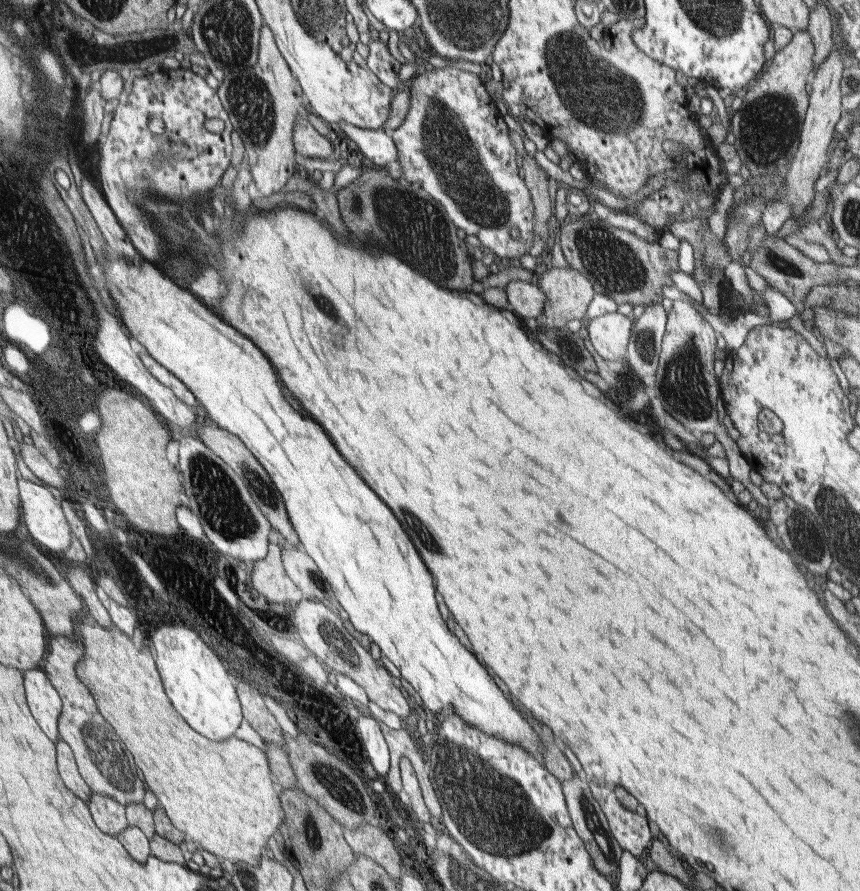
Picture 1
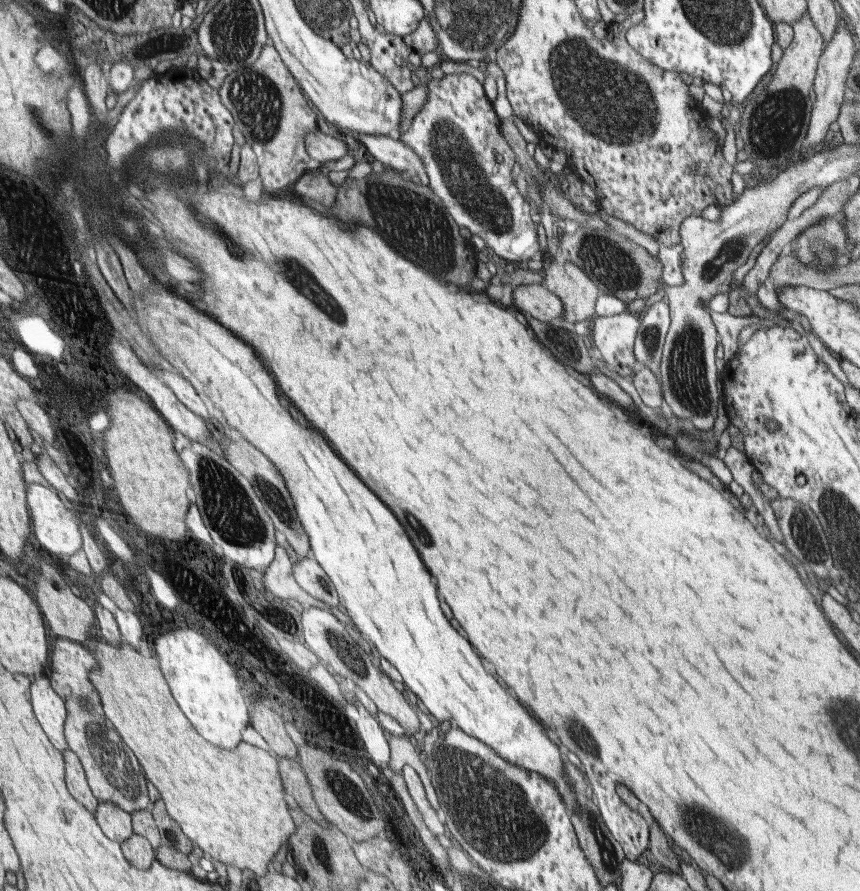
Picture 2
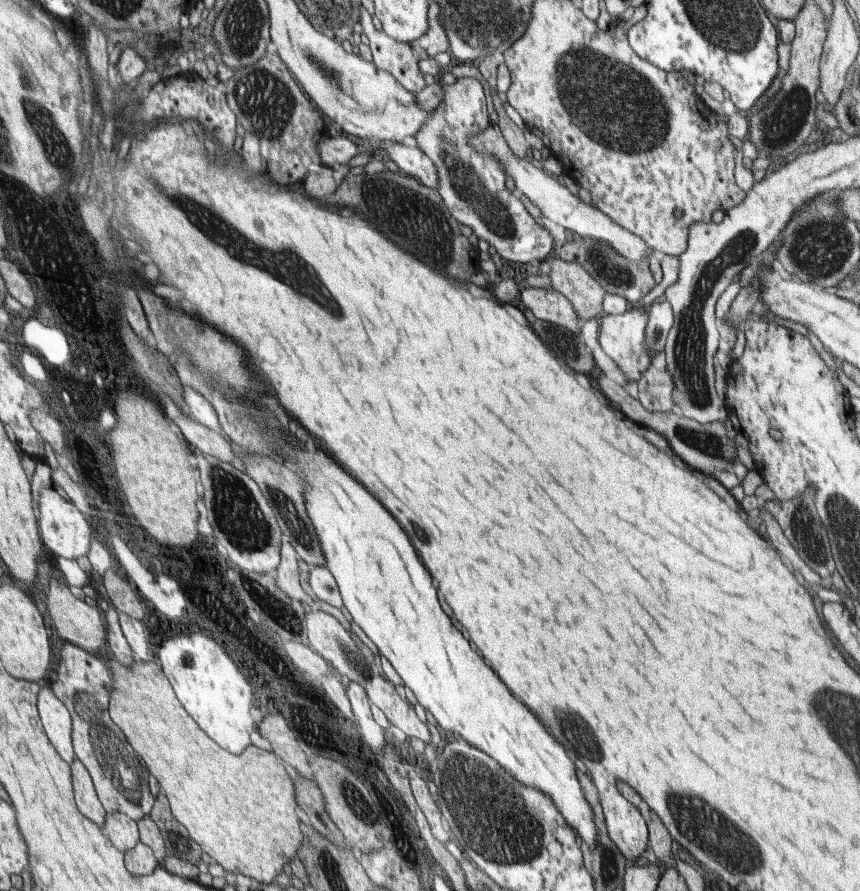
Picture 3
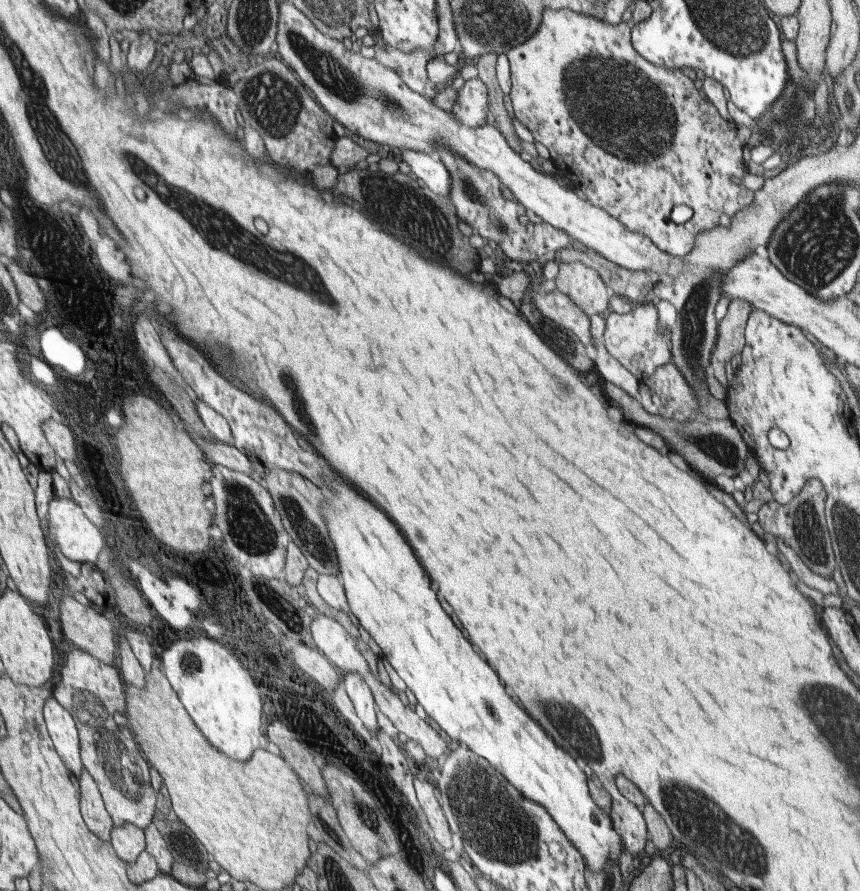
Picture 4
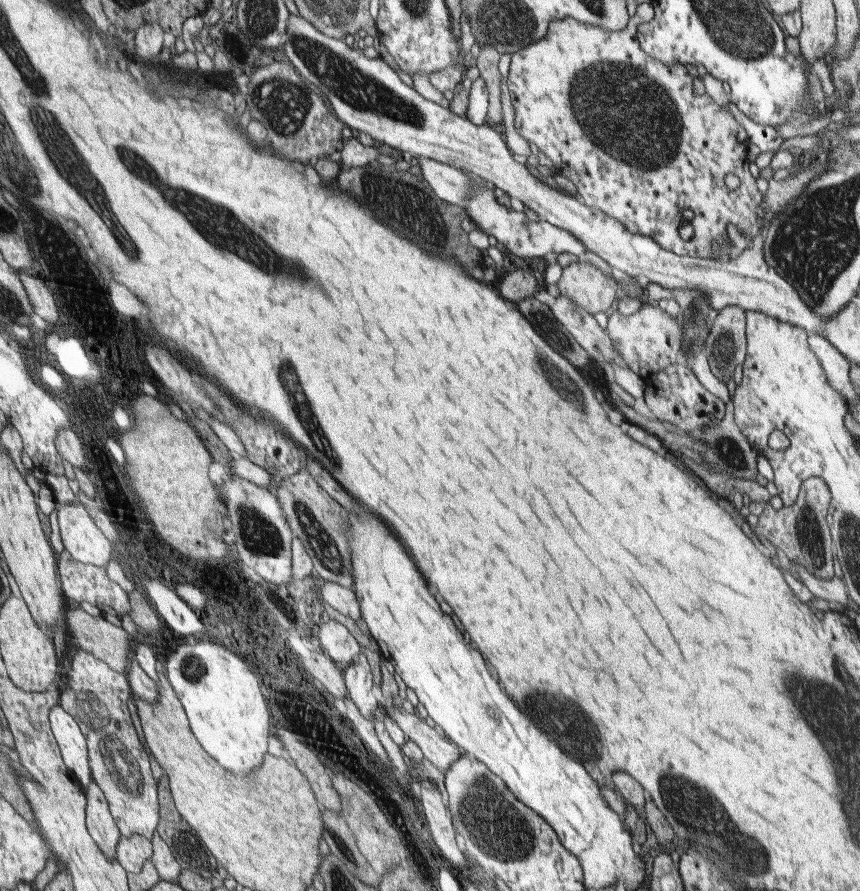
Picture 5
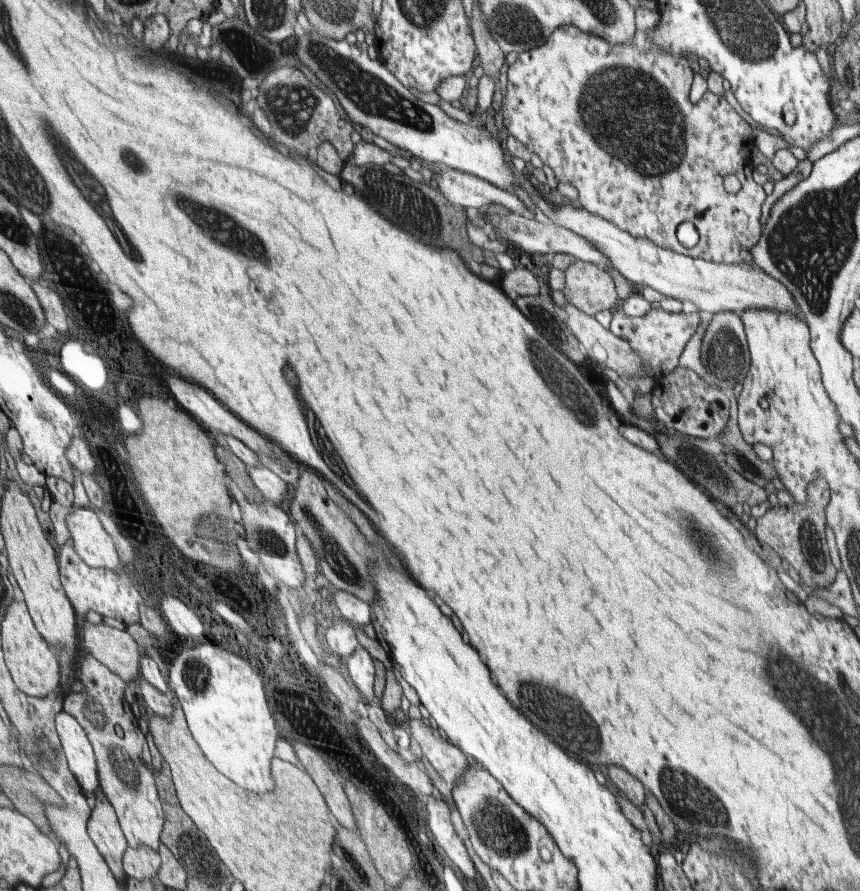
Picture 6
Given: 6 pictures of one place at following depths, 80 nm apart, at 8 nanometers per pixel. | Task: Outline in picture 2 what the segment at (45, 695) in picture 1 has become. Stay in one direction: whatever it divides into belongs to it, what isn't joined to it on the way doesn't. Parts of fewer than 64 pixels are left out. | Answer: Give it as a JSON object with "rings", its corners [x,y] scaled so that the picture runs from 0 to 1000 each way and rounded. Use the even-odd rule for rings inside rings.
{"rings":[[[56,759],[37,761],[38,798],[52,818],[57,829],[71,844],[80,841],[79,828],[76,826],[76,810],[79,806],[79,796],[76,785],[67,781],[60,773]]]}

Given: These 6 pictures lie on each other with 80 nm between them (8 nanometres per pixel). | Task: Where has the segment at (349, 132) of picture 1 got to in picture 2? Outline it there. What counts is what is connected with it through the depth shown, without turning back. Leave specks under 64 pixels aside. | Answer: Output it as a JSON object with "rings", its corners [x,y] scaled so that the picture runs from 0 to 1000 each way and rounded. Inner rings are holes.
{"rings":[[[413,150],[413,154],[423,162],[437,180],[460,191],[470,191],[470,193],[474,191],[477,195],[481,193],[486,195],[491,207],[498,207],[499,198],[493,183],[479,165],[447,152]]]}

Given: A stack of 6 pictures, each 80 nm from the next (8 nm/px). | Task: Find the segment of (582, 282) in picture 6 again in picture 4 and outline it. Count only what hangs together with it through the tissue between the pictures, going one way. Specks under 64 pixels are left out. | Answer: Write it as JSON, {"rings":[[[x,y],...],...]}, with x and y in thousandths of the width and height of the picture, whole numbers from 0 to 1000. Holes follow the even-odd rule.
{"rings":[[[676,294],[650,296],[648,324],[662,332],[685,356],[706,352],[713,325],[690,301]]]}

